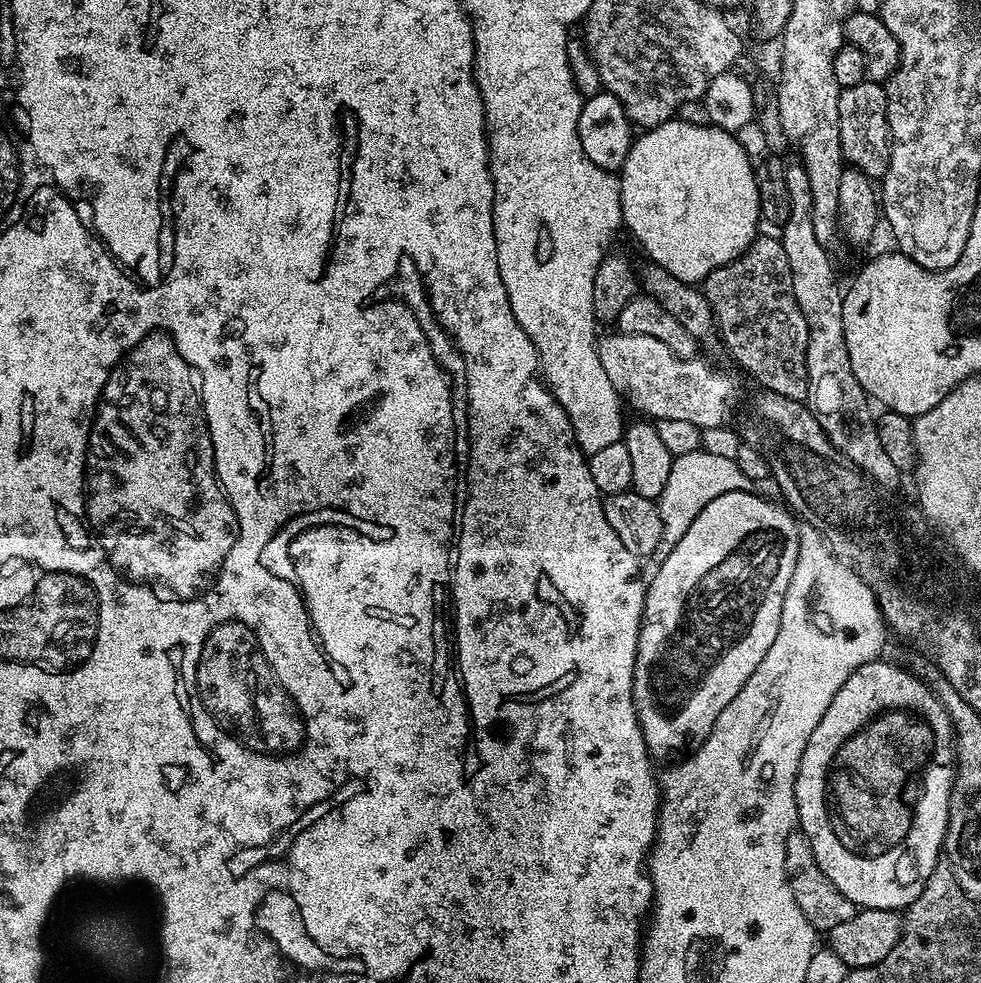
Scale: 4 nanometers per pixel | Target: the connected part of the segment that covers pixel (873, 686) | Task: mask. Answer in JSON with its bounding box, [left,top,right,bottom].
[796,658,956,910]

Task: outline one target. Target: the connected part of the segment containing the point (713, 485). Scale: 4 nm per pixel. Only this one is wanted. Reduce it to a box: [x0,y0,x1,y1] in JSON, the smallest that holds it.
[656,450,750,557]

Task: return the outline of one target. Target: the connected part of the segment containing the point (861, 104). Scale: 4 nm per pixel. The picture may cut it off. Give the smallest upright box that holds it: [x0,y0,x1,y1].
[838,82,892,181]

